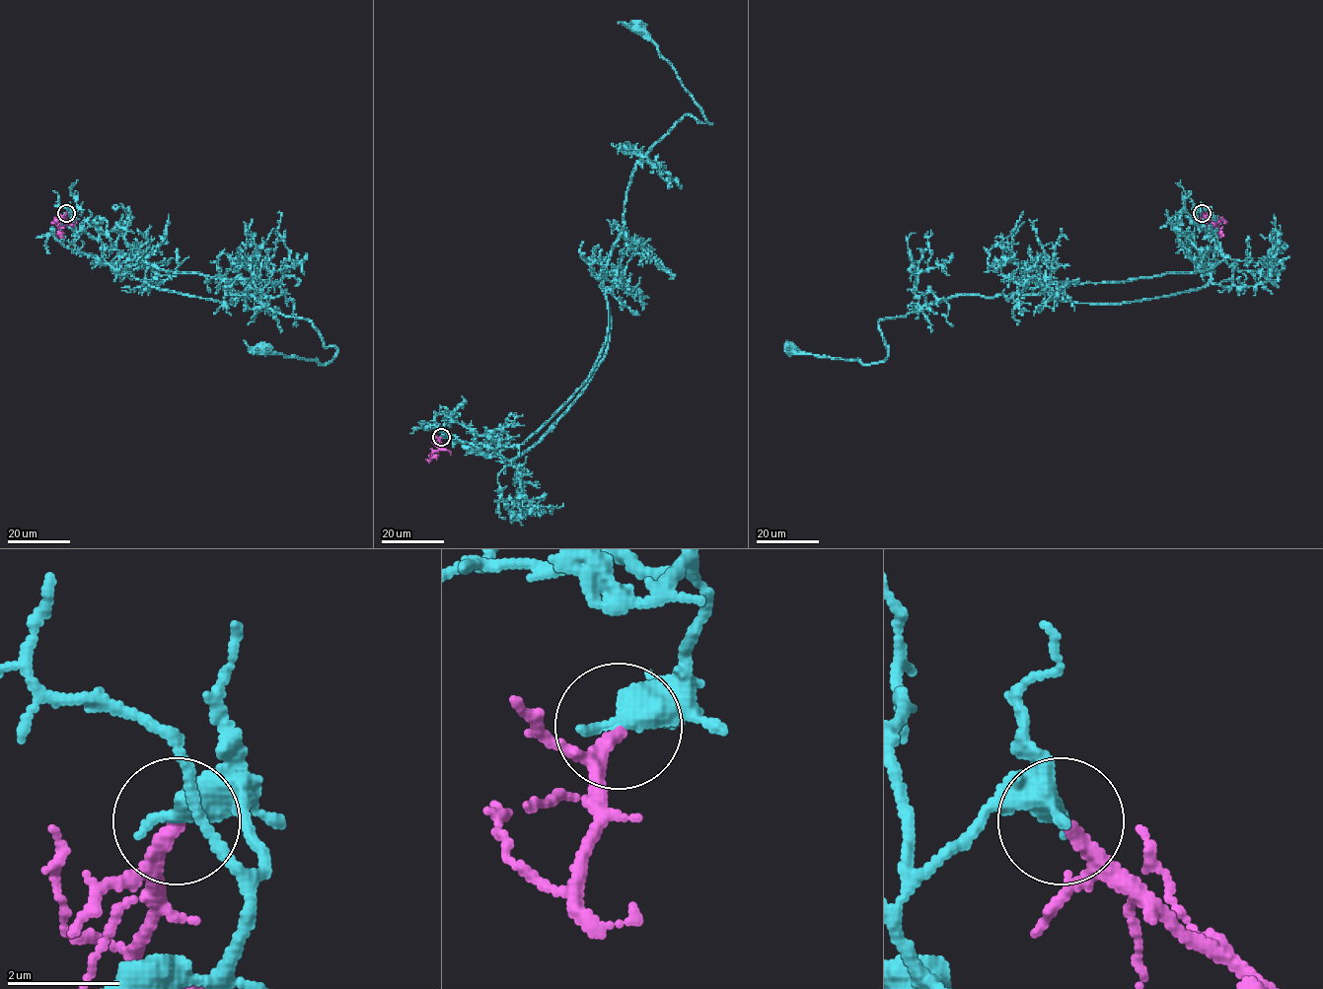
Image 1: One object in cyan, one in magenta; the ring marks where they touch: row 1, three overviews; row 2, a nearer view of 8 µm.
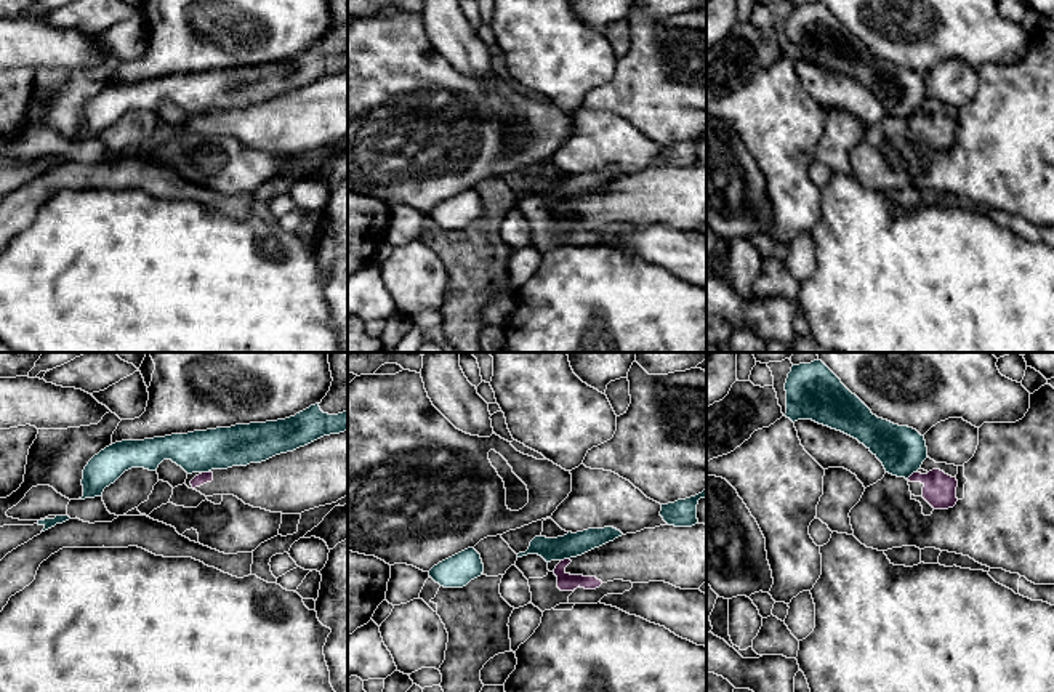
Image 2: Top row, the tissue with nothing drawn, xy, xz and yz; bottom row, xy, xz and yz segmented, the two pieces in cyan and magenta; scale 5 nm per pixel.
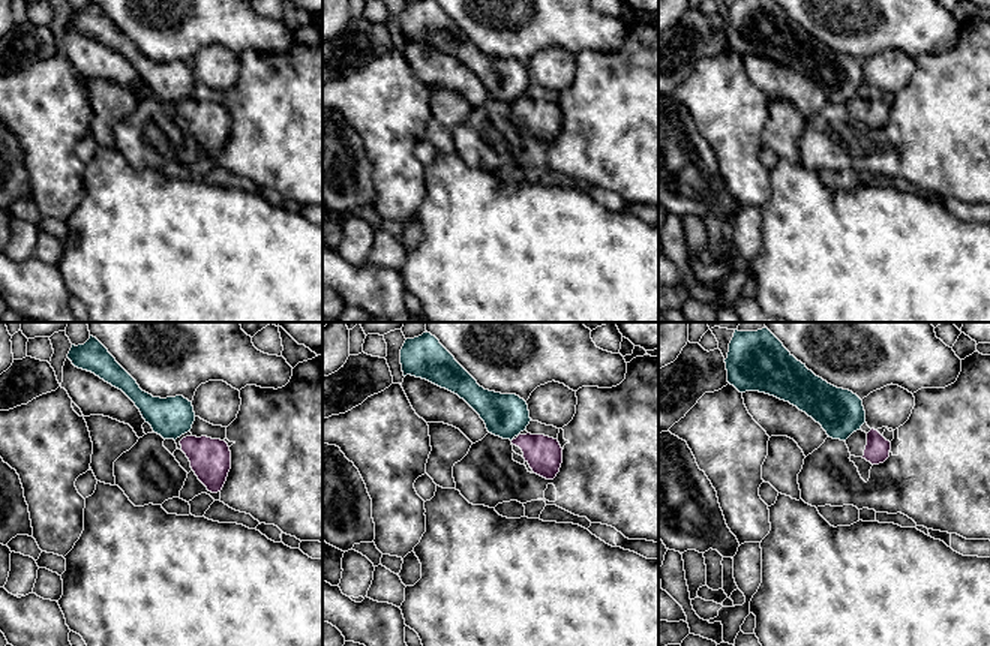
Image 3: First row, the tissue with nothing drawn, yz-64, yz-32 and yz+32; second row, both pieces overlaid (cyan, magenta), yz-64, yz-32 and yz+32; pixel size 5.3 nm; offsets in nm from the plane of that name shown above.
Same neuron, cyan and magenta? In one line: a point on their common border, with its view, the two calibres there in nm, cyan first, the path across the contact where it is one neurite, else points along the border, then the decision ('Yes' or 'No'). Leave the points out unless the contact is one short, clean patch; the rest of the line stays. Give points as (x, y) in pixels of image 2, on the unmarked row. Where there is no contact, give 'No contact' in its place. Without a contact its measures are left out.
Touches cyan at xz (564, 199). Thickness 120 nm (cyan) against 90 nm. Boundary: xz (569, 199), (561, 202). No

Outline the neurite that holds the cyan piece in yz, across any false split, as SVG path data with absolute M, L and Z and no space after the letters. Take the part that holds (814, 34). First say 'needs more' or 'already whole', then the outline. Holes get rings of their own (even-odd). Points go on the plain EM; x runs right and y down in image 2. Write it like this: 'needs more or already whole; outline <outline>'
already whole; outline M819 0L793 6L785 32L786 59L812 61L857 80L892 117L908 120L927 99L924 77L873 56Z

